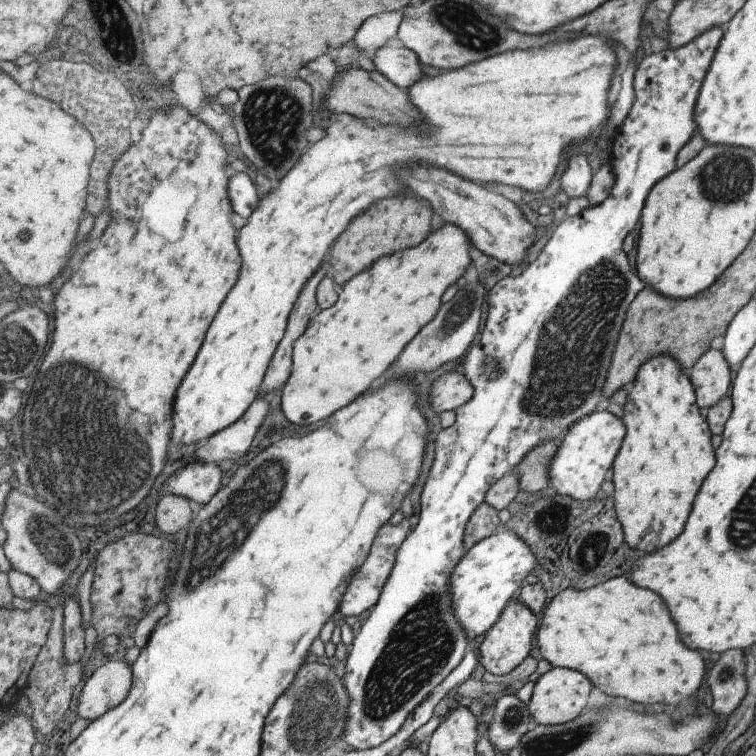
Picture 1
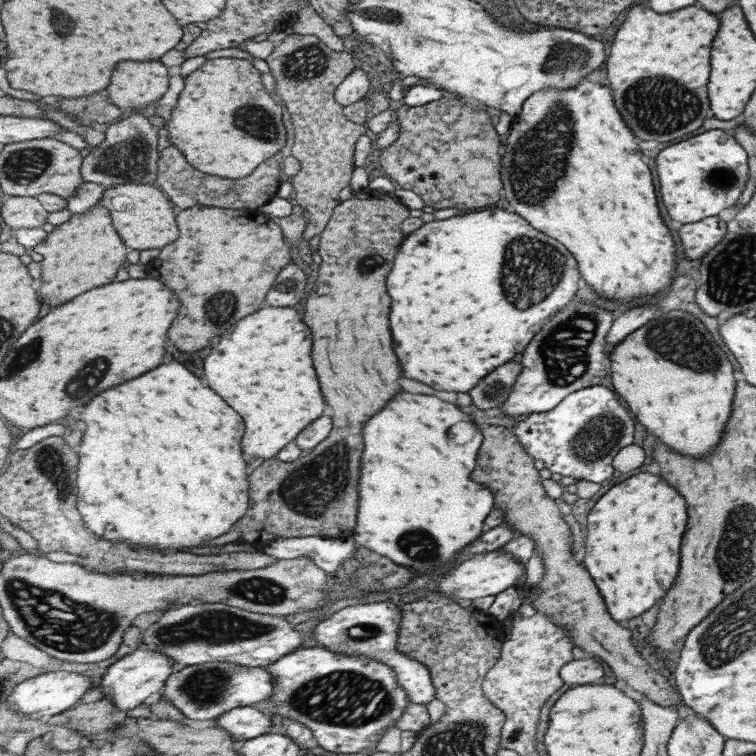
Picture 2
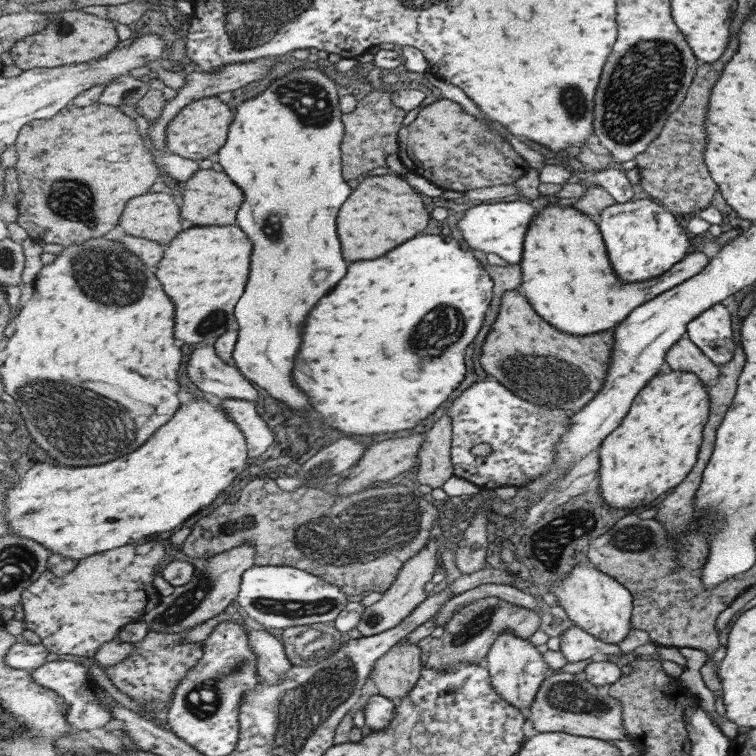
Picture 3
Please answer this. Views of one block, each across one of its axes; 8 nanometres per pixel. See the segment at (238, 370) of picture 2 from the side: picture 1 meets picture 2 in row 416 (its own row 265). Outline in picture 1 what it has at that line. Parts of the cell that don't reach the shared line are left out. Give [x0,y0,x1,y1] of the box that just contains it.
[171,36,615,448]

